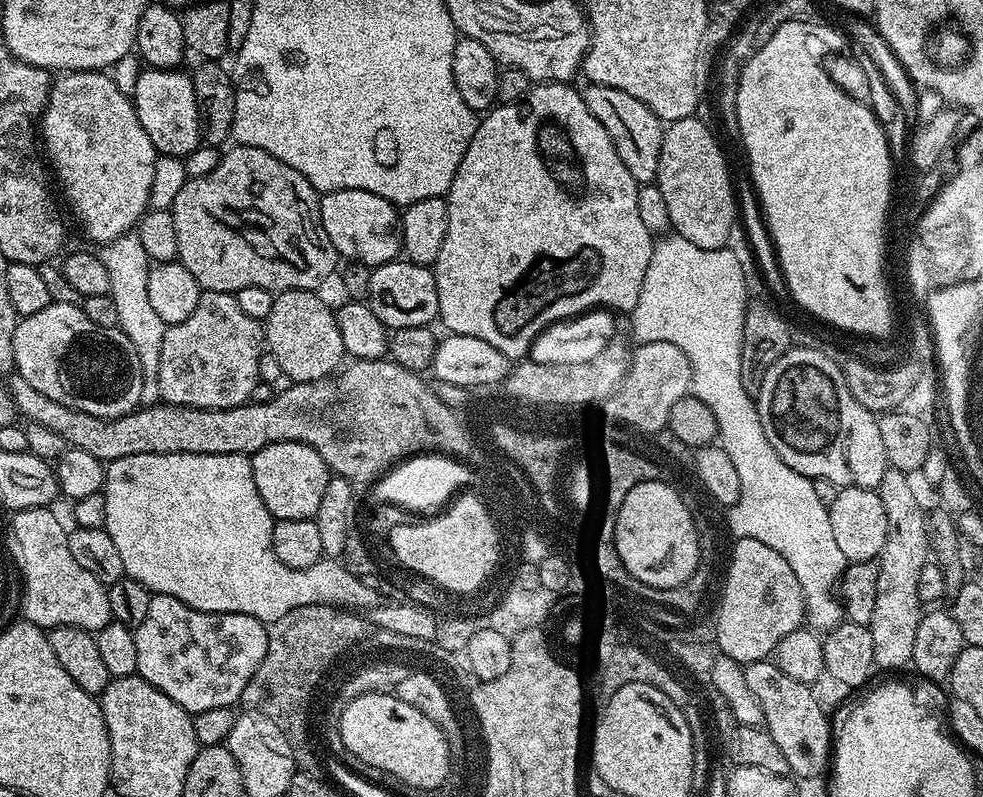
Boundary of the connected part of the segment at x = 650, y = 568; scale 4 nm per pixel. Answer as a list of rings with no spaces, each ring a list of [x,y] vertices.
[[[645,478],[639,482],[640,484],[633,483],[629,487],[614,512],[616,554],[626,566],[626,570],[649,589],[676,587],[686,582],[700,564],[700,540],[699,534],[696,533],[694,512],[684,505],[683,498],[675,492],[676,488],[671,483],[648,481]]]

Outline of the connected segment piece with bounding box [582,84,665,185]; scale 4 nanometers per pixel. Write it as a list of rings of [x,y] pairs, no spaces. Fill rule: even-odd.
[[[588,84],[582,95],[586,102],[586,110],[602,122],[602,130],[610,134],[610,142],[614,142],[614,150],[618,150],[618,158],[622,158],[622,166],[630,170],[637,184],[651,184],[658,174],[658,158],[662,154],[662,138],[665,125],[638,98],[630,98],[630,94],[622,94],[622,90],[614,90],[610,86]]]

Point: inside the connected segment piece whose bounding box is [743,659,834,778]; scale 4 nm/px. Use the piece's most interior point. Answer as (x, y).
(793, 718)

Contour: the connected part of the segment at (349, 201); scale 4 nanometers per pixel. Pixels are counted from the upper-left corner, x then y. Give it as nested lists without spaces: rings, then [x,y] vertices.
[[[334,190],[323,193],[320,198],[320,217],[322,218],[322,230],[326,230],[326,238],[330,238],[334,250],[345,261],[375,266],[390,262],[401,255],[401,213],[398,211],[397,205],[392,204],[386,198],[378,198],[378,194],[370,194],[370,190]]]

